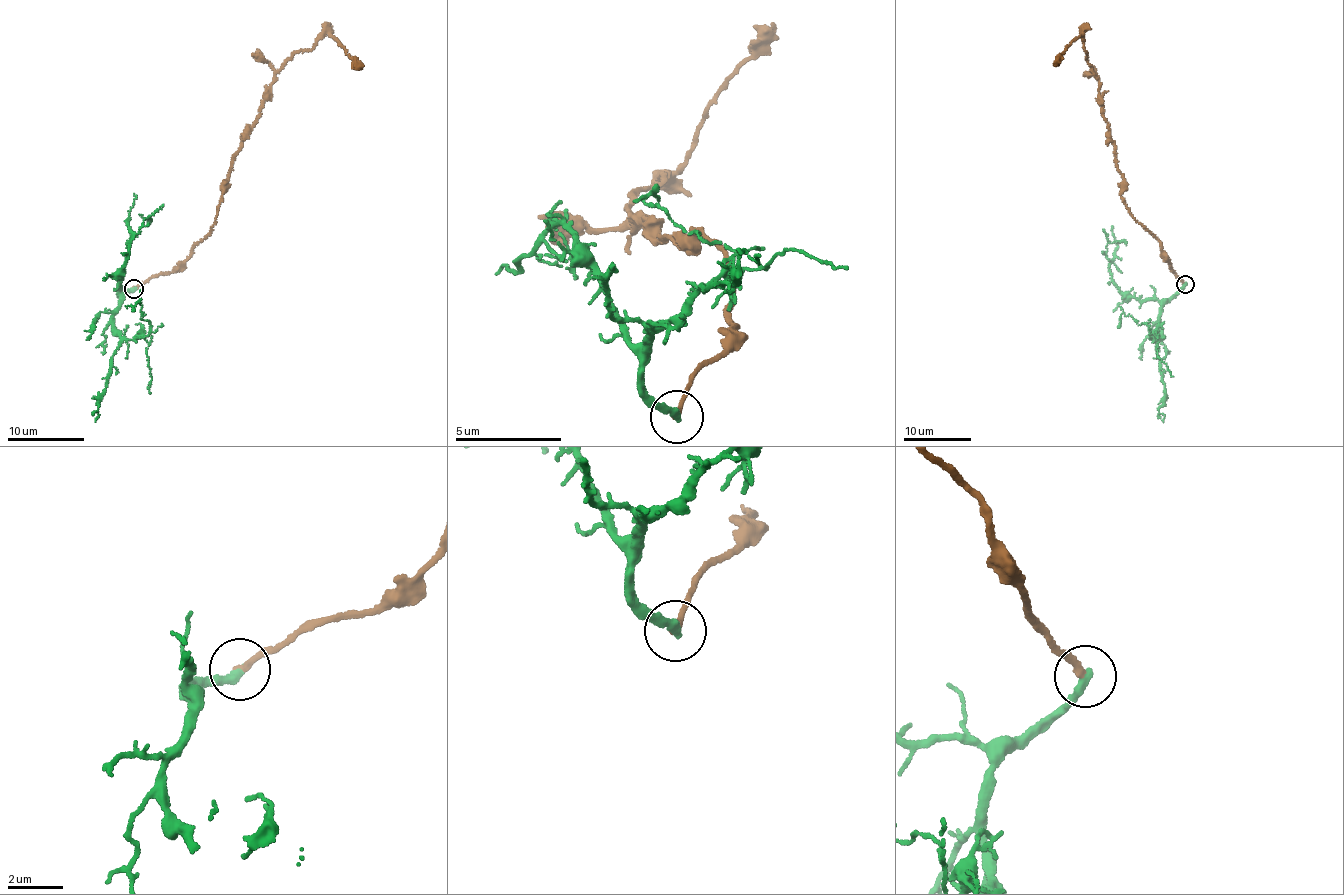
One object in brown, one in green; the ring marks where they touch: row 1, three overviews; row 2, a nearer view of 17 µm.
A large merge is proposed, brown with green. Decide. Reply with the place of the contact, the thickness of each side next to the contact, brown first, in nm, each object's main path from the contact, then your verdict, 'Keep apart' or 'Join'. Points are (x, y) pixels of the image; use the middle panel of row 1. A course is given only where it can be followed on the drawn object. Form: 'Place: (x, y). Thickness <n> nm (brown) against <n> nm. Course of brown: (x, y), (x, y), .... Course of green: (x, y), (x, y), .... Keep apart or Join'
Place: (676, 416). Thickness 240 nm (brown) against 360 nm. Course of brown: (678, 417), (733, 329), (730, 262), (695, 230), (678, 250), (650, 240), (623, 207), (673, 176), (772, 27). Course of green: (678, 417), (650, 403), (641, 341), (703, 287), (731, 285), (743, 269), (739, 254), (758, 256). Keep apart

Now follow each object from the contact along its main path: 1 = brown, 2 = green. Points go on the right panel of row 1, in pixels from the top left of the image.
1: (1185, 284), (1175, 277), (1157, 239), (1138, 224), (1121, 194), (1123, 176), (1084, 35), (1080, 34), (1055, 65)
2: (1185, 284), (1161, 308), (1158, 349), (1164, 385), (1163, 405), (1159, 408), (1163, 422)

